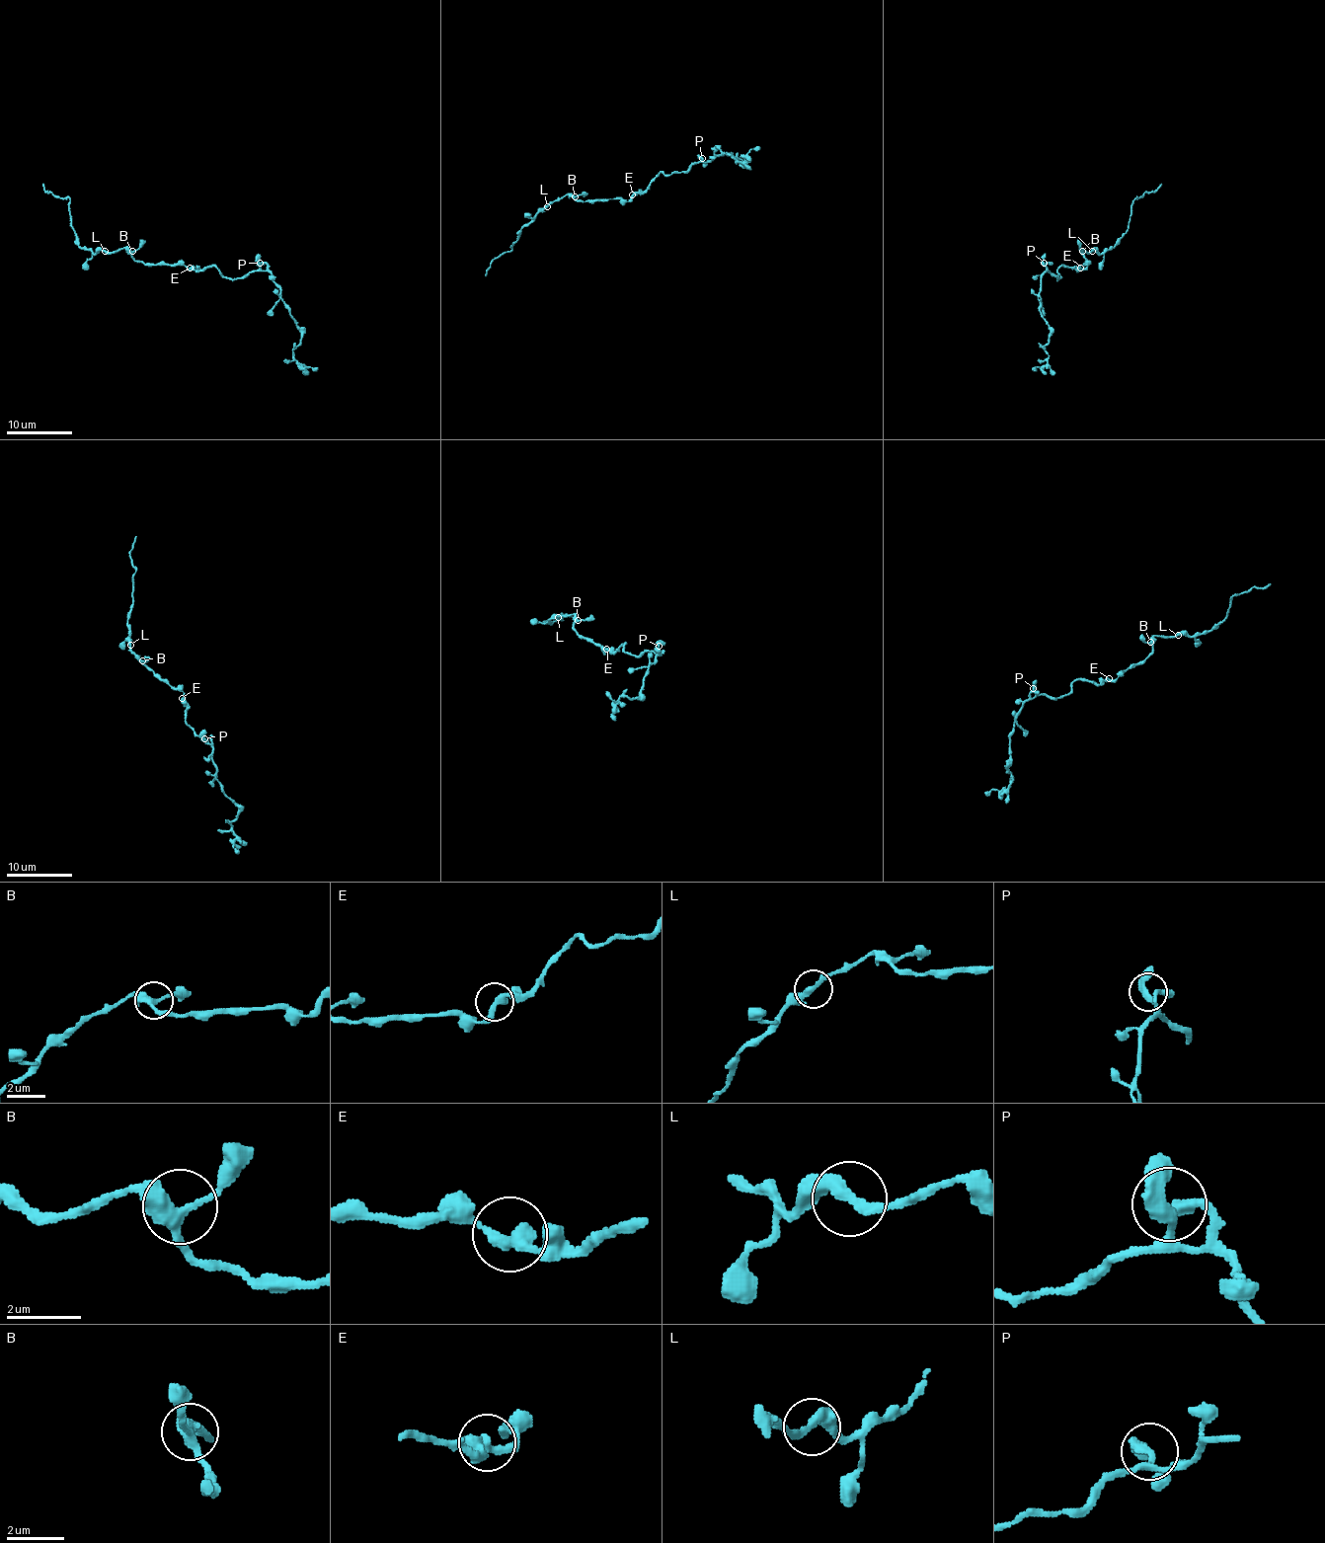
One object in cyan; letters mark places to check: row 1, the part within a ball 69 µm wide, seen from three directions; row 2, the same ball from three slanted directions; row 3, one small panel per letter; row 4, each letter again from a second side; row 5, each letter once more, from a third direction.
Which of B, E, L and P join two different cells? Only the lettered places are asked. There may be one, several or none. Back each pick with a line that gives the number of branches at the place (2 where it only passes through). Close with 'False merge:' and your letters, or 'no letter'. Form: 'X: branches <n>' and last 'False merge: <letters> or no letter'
False merge: no letter

